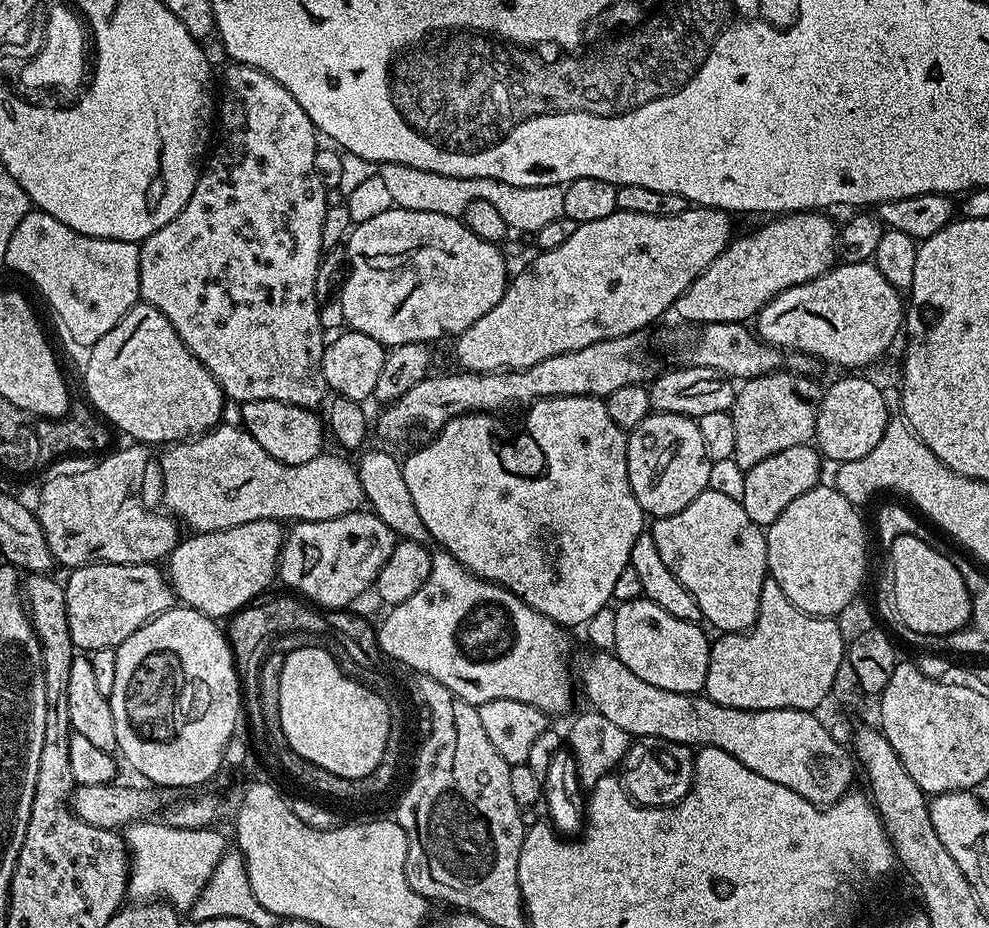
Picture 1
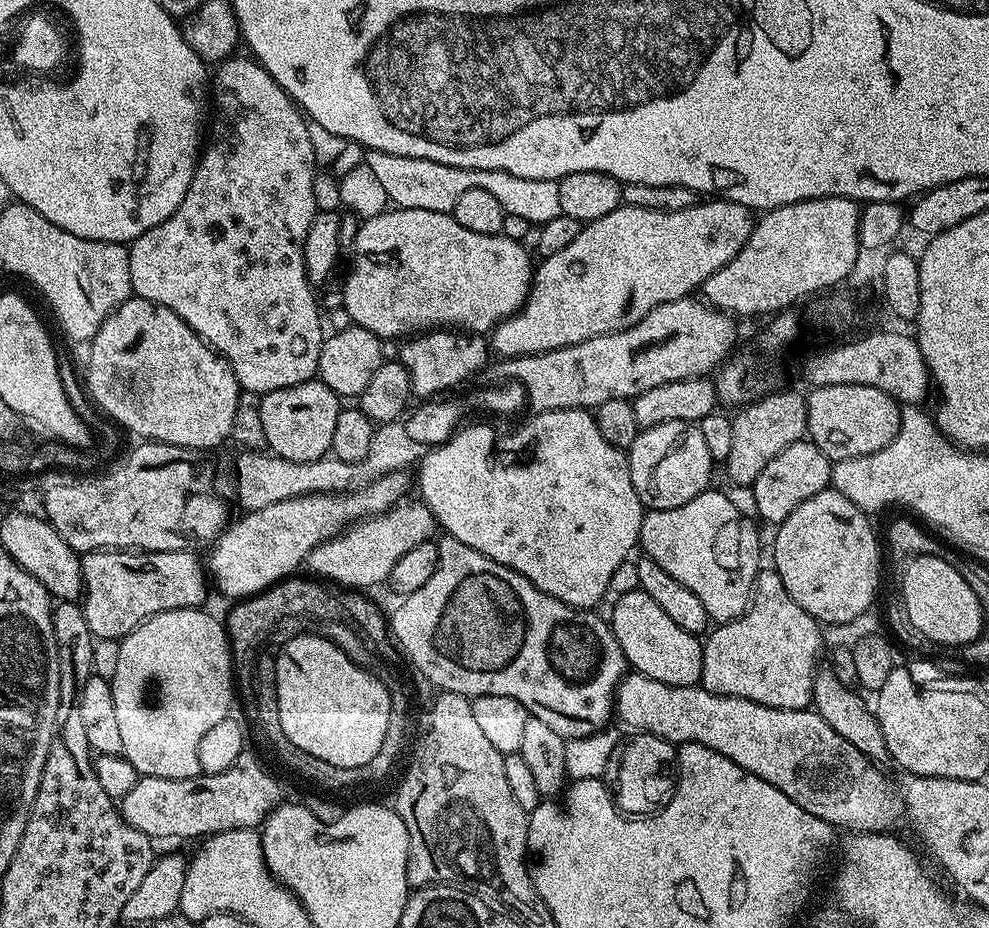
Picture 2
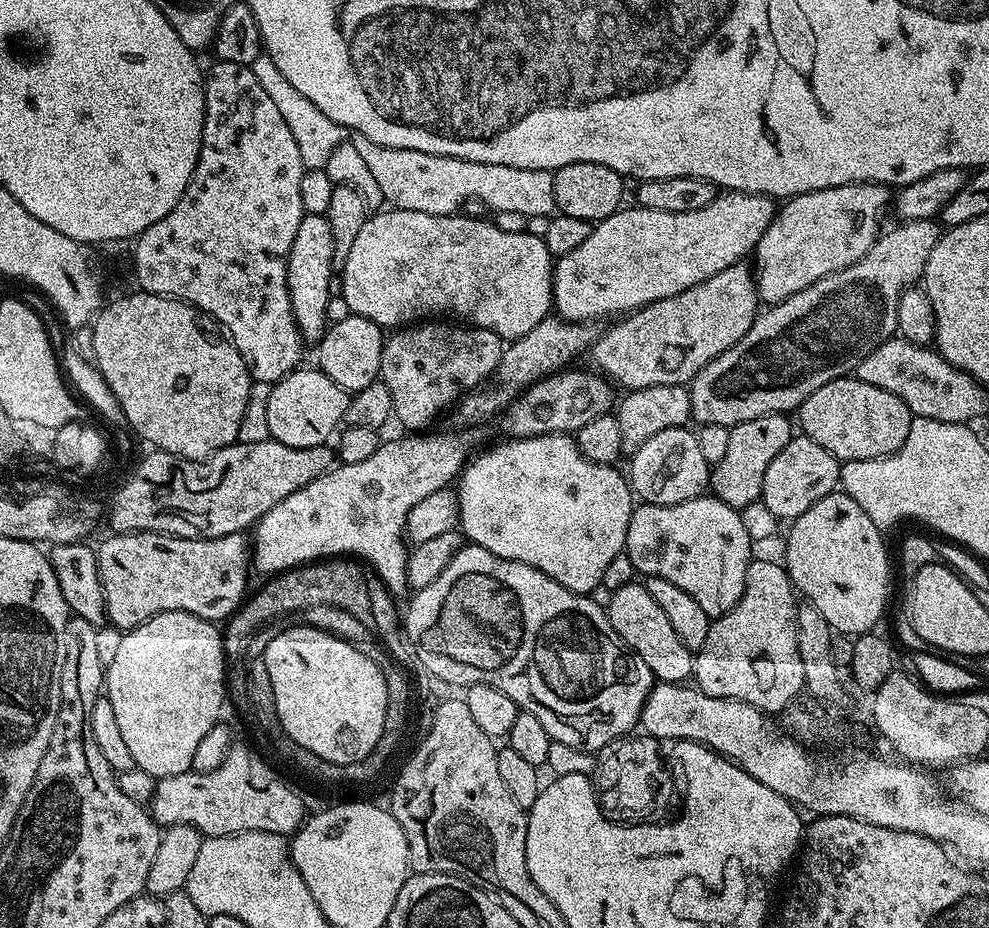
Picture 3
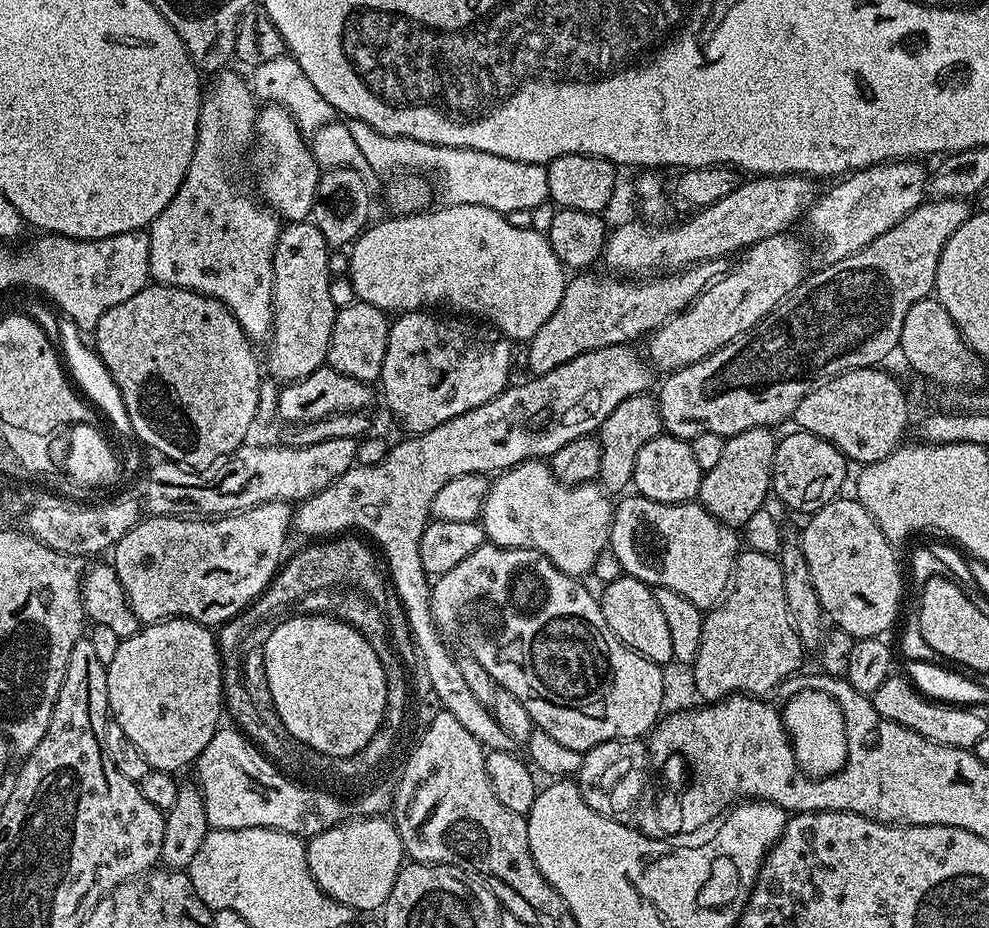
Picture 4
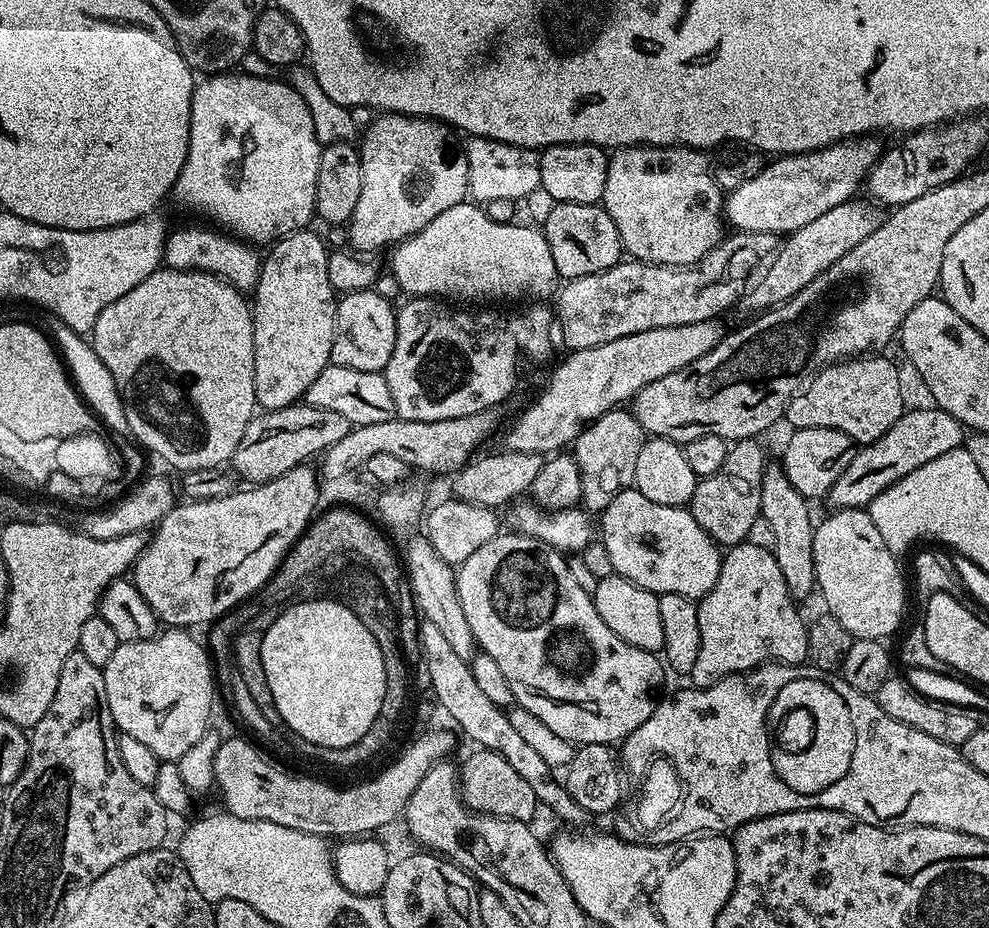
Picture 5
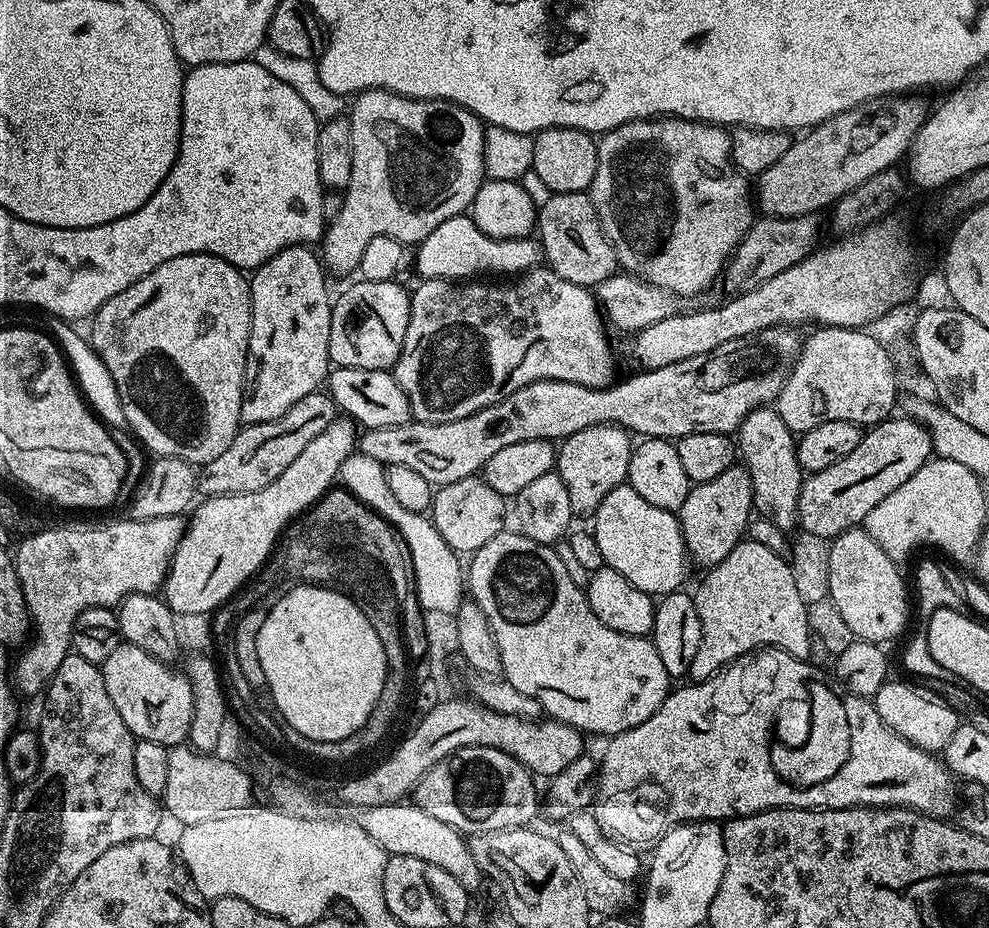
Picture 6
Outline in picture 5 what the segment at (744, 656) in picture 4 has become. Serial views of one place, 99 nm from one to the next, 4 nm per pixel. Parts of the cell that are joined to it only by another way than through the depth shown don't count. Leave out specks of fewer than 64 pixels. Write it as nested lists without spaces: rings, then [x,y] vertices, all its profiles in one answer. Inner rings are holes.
[[[747,542],[742,544],[733,544],[723,553],[720,561],[720,573],[718,574],[718,582],[714,582],[714,590],[710,590],[697,603],[698,610],[698,634],[700,635],[700,645],[698,646],[698,658],[694,661],[690,673],[691,683],[697,688],[708,688],[711,684],[716,684],[720,680],[726,679],[728,676],[734,676],[742,672],[749,672],[751,668],[758,668],[761,664],[769,662],[779,662],[782,664],[798,664],[803,665],[808,660],[808,624],[806,620],[800,617],[797,601],[792,599],[790,590],[786,586],[786,578],[782,578],[782,570],[778,570],[778,562],[776,556],[770,548],[762,546],[754,546]]]

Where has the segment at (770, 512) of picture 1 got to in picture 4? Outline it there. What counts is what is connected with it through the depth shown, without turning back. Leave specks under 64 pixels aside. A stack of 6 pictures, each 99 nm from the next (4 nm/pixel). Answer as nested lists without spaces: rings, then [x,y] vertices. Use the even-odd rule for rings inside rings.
[[[792,430],[789,436],[781,435],[777,439],[774,462],[772,463],[771,491],[790,511],[811,514],[841,495],[840,487],[843,486],[844,479],[848,476],[848,468],[850,469],[849,461],[830,442],[826,442],[809,432]]]

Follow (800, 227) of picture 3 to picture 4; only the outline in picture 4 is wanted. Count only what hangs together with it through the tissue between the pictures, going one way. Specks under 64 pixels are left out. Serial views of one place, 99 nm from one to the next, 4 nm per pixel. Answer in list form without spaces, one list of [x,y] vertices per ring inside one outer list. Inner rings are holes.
[[[919,159],[888,160],[837,179],[829,192],[821,191],[806,213],[808,228],[825,261],[841,260],[886,234],[926,199],[926,168]]]

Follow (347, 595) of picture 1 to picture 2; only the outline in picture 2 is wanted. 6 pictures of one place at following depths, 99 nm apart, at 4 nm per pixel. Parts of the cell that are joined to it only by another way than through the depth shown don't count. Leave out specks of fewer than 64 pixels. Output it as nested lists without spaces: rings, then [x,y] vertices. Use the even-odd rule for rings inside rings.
[[[423,502],[408,503],[401,503],[381,516],[359,520],[333,540],[322,542],[308,556],[306,568],[312,571],[309,573],[344,590],[368,590],[364,588],[372,588],[375,584],[383,585],[394,562],[398,562],[402,554],[414,550],[414,546],[429,543],[438,532],[434,514]]]

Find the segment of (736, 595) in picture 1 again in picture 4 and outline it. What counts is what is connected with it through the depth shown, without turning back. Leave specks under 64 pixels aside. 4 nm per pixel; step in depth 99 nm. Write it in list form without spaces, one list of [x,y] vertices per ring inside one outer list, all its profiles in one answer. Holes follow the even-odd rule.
[[[639,494],[631,495],[625,495],[625,500],[615,505],[612,514],[610,547],[614,554],[618,554],[621,573],[638,578],[649,586],[675,590],[682,594],[682,598],[690,598],[690,602],[701,610],[715,608],[723,600],[732,579],[732,567],[738,555],[737,533],[718,522],[718,518],[710,515],[699,502],[663,504]]]

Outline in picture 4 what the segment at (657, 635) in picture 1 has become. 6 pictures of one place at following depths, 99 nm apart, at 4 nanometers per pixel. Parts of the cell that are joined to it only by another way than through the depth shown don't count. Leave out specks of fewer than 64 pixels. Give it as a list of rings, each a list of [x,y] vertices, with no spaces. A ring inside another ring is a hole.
[[[622,574],[614,582],[603,585],[602,591],[604,593],[599,593],[598,596],[602,618],[606,618],[606,626],[610,626],[612,633],[638,654],[650,658],[650,662],[661,666],[671,665],[674,649],[670,629],[666,617],[658,607],[655,591],[638,578],[627,574]]]

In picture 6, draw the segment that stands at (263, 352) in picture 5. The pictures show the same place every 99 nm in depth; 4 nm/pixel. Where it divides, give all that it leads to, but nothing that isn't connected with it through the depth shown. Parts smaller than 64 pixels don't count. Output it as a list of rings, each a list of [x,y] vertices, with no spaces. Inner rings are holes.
[[[296,244],[293,248],[283,248],[274,258],[270,258],[251,273],[250,283],[252,285],[252,321],[250,322],[250,342],[248,343],[248,357],[246,358],[246,378],[244,379],[244,397],[242,398],[242,414],[240,415],[241,425],[261,424],[262,422],[274,422],[274,418],[282,418],[290,406],[302,402],[306,394],[317,391],[327,381],[330,371],[330,361],[328,359],[328,343],[330,342],[330,322],[332,321],[333,297],[328,297],[328,288],[324,285],[326,268],[321,257],[312,253],[311,247],[303,244]]]

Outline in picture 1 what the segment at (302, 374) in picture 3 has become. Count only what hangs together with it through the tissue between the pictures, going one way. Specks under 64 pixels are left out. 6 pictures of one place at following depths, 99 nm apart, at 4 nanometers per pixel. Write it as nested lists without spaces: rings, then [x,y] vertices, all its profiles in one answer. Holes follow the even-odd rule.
[[[245,400],[239,405],[240,420],[245,432],[248,432],[278,462],[283,464],[301,464],[310,462],[310,458],[321,455],[326,438],[326,424],[323,419],[316,417],[317,413],[311,408],[294,406],[281,400]]]

